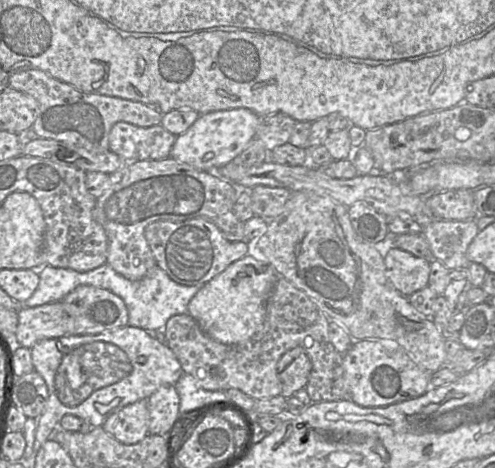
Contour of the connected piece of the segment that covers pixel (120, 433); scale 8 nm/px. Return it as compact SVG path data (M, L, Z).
M145 399L113 413L102 425L103 429L125 445L134 445L149 435L149 410Z

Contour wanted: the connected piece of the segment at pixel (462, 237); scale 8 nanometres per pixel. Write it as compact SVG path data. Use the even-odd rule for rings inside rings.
M432 220L423 226L432 258L441 262L448 270L468 269L471 263L467 249L479 233L475 220Z

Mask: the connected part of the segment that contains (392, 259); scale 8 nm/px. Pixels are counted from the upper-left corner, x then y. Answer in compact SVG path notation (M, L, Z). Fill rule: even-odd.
M392 248L384 257L386 275L405 297L428 286L430 262L409 252Z

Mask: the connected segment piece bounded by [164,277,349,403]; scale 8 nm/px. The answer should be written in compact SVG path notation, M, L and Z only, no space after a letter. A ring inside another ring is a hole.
M282 277L266 303L265 321L249 339L236 344L223 344L206 335L198 323L188 314L172 316L164 327L167 346L176 356L185 374L191 375L196 384L208 391L238 389L254 400L270 399L281 394L281 382L277 376L277 363L281 356L296 347L303 348L312 369L305 390L314 403L349 400L349 386L344 376L343 354L336 351L329 339L329 324L325 313L301 290Z

